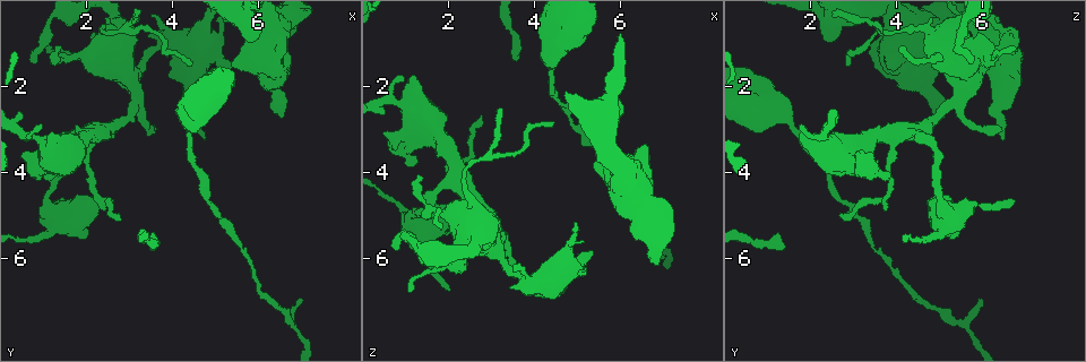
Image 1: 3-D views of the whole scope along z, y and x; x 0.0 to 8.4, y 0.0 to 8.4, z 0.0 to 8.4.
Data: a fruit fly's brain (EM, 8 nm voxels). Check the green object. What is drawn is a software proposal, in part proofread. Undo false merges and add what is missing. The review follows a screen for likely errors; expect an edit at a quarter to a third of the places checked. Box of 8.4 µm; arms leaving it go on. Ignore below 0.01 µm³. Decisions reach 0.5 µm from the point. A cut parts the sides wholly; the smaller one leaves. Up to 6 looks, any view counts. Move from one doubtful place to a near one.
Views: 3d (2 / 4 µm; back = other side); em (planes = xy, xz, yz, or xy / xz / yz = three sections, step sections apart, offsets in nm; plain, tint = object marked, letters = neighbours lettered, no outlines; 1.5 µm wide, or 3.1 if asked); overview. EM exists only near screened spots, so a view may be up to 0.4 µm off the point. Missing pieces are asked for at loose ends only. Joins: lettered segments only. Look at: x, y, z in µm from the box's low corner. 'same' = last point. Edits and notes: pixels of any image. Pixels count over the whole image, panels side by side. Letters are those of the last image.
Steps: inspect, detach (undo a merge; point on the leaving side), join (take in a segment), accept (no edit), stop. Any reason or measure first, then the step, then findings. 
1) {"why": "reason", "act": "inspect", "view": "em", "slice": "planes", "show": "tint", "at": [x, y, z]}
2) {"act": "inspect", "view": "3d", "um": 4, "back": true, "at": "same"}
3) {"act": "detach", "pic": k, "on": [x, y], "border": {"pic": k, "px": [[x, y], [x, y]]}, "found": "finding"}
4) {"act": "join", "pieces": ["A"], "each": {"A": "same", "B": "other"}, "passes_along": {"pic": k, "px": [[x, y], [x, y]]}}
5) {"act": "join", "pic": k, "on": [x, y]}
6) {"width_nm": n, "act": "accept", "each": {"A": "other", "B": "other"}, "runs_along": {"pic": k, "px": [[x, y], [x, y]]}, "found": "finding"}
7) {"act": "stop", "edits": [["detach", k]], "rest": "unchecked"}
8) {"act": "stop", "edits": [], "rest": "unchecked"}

{"why": "branch stops here", "act": "inspect", "view": "em", "slice": "planes", "show": "letters", "at": [1.40, 1.10, 4.15]}

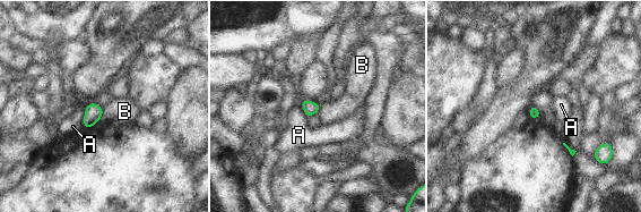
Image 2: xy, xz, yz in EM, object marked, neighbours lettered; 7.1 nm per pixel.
{"act": "accept", "each": {"A": "other", "B": "other"}, "border": {"pic": 2, "px": [[104, 109], [100, 118]]}, "found": "no lettered segment goes on from it"}

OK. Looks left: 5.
{"why": "an open end", "act": "inspect", "view": "3d", "um": 4, "at": [4.80, 3.20, 6.45]}

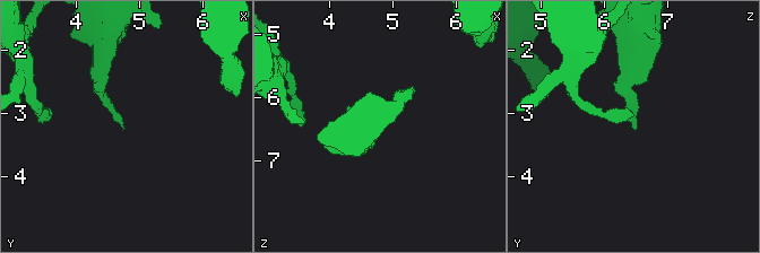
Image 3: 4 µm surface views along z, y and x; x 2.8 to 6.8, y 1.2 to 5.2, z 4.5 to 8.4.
{"why": "shape alone is not enough", "act": "inspect", "view": "em", "slice": "planes", "show": "tint", "at": [4.75, 3.25, 6.45]}

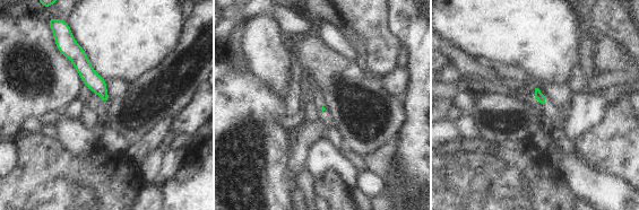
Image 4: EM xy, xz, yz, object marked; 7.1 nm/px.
{"why": "see the neighbours", "act": "inspect", "view": "em", "slice": "planes", "show": "letters", "at": "same"}

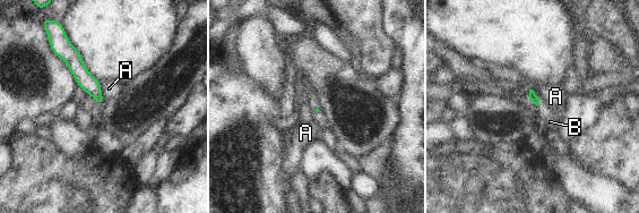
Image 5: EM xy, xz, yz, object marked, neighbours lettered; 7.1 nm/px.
{"longest_contact_nm": ["A", 120], "act": "join", "pieces": ["B"], "each": {"A": "other", "B": "same"}, "passes_along": {"pic": 5, "px": [[534, 98], [541, 102], [551, 120]]}, "found": "it goes on there"}

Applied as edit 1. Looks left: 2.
{"why": "branch stops here", "act": "inspect", "view": "em", "slice": "xy", "step": 4, "show": "tint", "at": [7.05, 7.00, 6.00]}

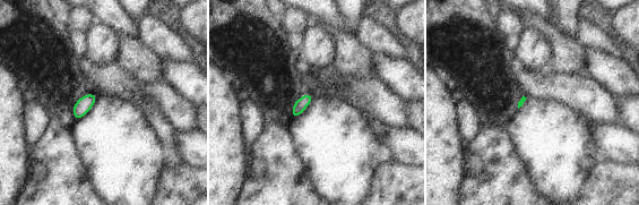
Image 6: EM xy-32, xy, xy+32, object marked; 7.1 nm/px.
{"act": "inspect", "view": "em", "slice": "planes", "show": "letters", "at": "same"}

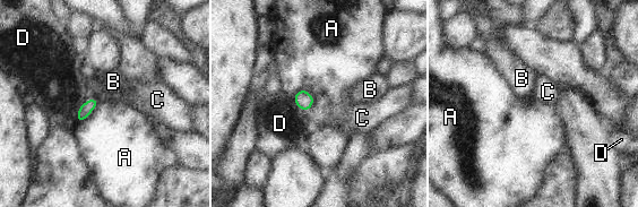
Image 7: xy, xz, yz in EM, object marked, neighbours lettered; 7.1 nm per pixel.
{"width_nm": 90, "longest_contact_nm": ["D", 220], "act": "accept", "each": {"A": "other", "B": "other", "C": "other", "D": "other"}, "found": "no lettered segment goes on from it"}

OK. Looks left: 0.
{"act": "stop", "edits": [["join", 5]], "rest": "unchecked"}

